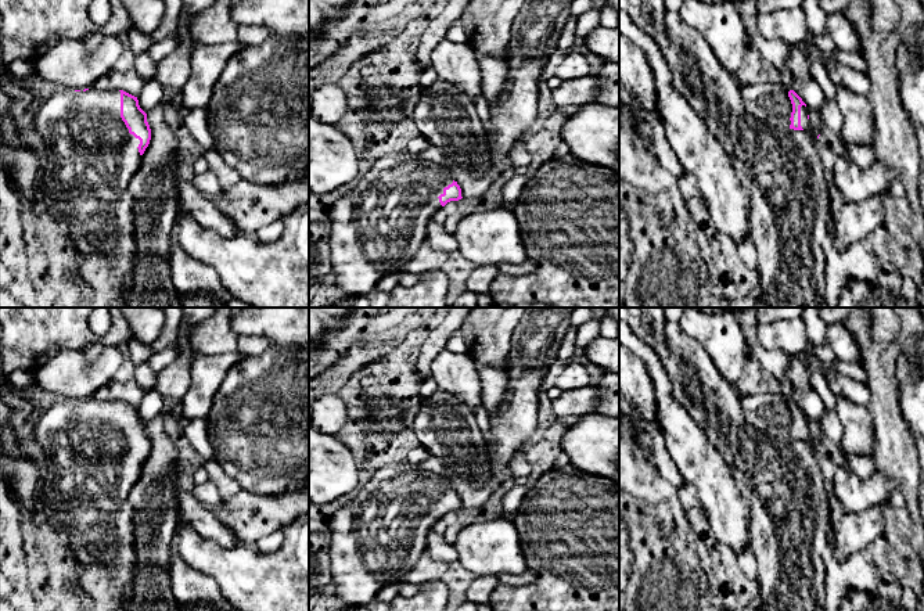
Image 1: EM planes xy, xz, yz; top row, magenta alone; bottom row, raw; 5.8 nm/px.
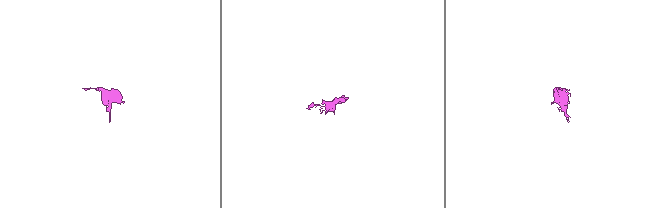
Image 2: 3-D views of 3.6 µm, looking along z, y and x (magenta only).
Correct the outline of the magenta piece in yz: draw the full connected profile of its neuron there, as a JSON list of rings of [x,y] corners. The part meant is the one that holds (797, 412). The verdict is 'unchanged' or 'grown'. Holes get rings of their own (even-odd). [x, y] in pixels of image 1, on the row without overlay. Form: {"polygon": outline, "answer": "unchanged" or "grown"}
{"polygon": [[[780,393],[741,395],[741,413],[745,424],[774,442],[809,439],[806,414]]], "answer": "grown"}

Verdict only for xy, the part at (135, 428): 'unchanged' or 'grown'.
grown

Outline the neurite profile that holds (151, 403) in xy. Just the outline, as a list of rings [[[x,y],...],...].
[[[158,391],[147,392],[137,407],[140,418],[147,424],[162,410],[163,399]]]

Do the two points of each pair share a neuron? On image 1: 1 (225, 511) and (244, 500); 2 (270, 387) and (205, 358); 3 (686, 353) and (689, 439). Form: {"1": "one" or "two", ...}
{"1": "one", "2": "two", "3": "two"}

